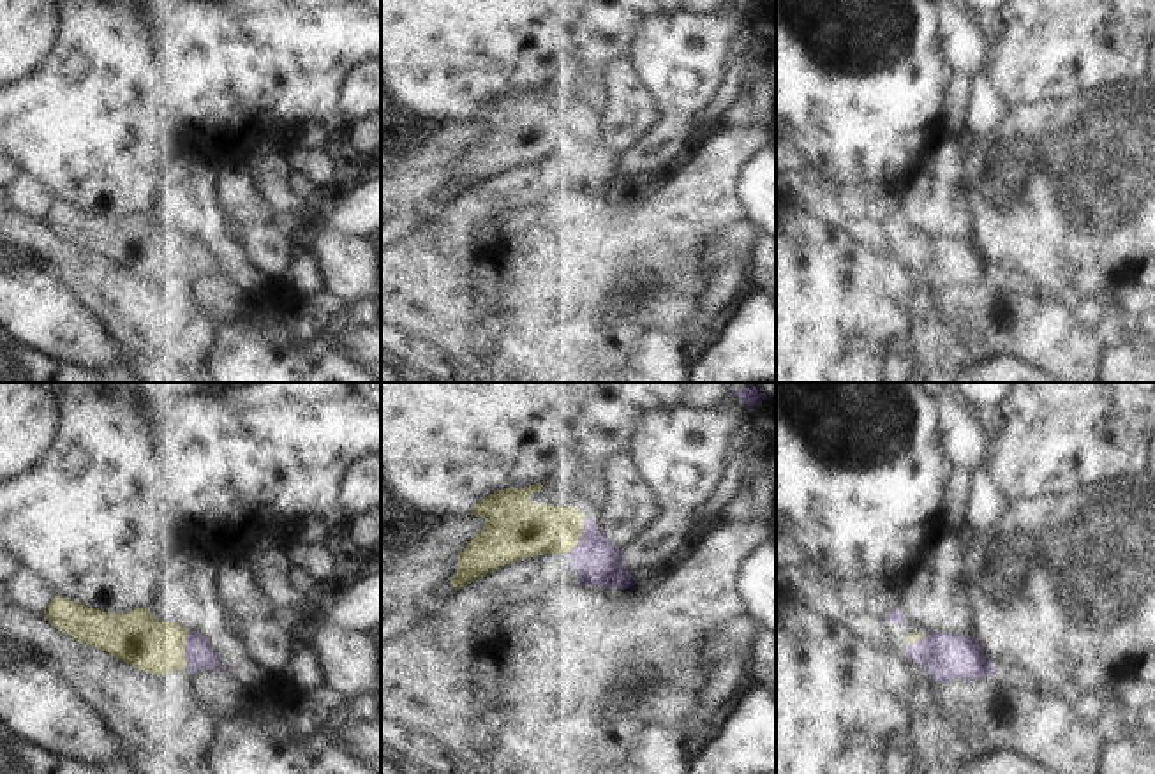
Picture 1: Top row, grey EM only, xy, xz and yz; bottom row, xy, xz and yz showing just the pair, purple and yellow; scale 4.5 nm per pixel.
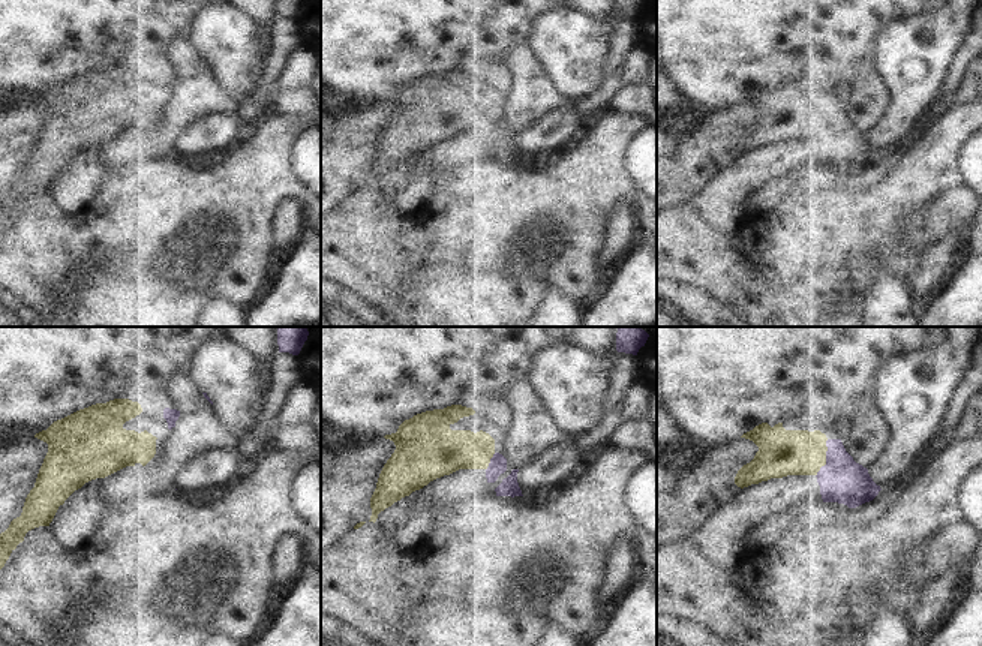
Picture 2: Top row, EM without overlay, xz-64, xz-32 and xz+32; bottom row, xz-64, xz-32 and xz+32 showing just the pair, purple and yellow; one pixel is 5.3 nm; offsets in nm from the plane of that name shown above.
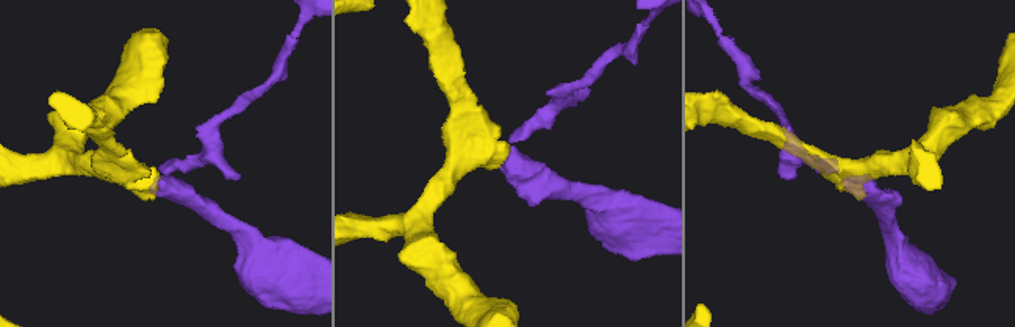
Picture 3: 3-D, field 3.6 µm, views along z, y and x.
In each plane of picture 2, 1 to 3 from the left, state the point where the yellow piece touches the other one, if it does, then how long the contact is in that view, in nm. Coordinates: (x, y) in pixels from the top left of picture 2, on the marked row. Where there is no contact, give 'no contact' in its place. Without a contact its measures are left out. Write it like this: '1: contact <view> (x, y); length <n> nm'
1: no contact
2: contact xz-32 (490, 459); length 80 nm
3: contact xz+32 (826, 457); length 220 nm

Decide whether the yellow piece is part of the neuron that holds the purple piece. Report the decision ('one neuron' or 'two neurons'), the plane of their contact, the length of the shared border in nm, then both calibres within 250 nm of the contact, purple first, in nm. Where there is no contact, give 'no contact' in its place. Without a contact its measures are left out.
one neuron; contact in xz; length 190 nm; calibres 220 and 240 nm

